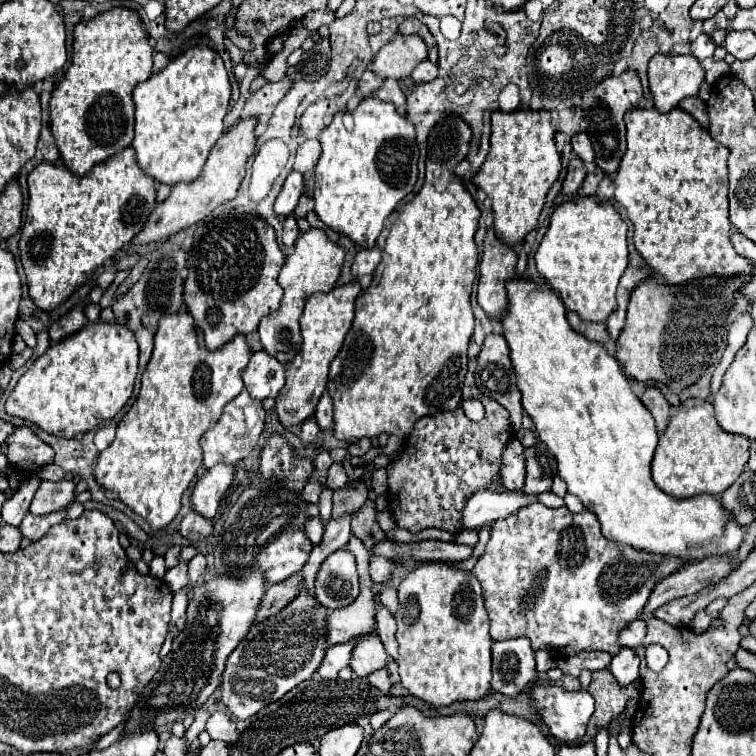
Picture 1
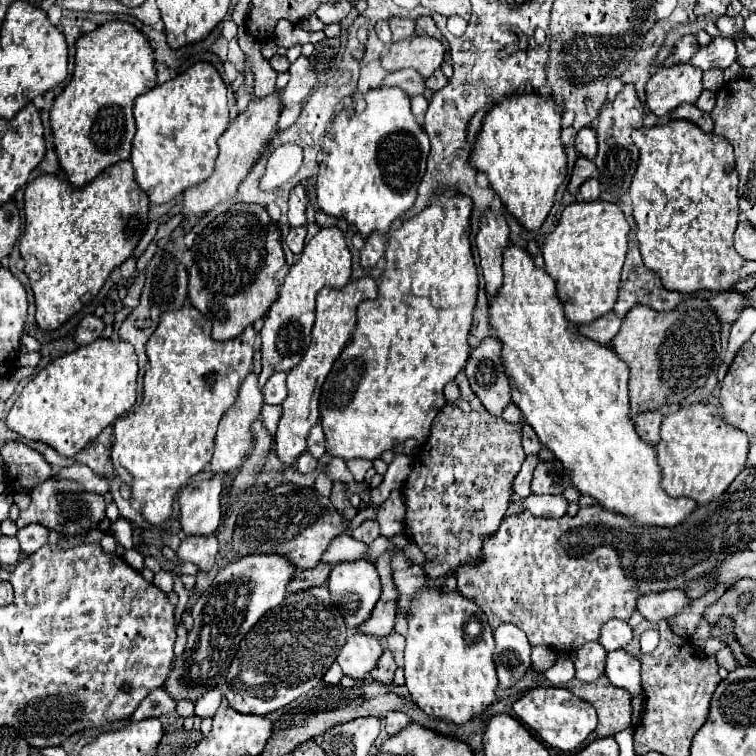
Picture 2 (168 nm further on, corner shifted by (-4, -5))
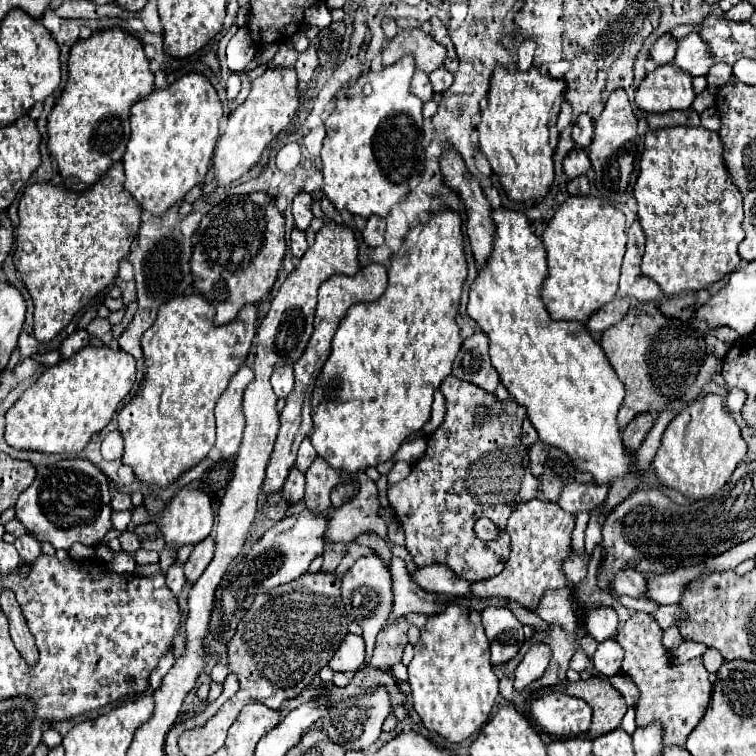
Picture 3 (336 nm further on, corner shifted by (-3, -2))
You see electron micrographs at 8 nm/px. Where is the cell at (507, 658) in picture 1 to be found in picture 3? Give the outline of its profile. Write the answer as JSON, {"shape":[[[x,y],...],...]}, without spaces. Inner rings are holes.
{"shape":[[[485,607],[481,617],[485,635],[491,645],[491,663],[493,665],[507,663],[519,653],[525,641],[523,625],[505,607]]]}

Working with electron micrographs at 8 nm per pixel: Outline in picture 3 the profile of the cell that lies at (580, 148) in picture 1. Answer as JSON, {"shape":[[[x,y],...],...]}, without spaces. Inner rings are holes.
{"shape":[[[583,113],[577,117],[573,125],[573,141],[577,147],[587,149],[591,145],[591,139],[593,139],[593,119],[587,113]]]}

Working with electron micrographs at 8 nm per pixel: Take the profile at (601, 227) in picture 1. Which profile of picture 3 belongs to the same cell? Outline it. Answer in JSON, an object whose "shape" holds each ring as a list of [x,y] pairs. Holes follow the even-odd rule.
{"shape":[[[567,197],[563,205],[557,209],[555,217],[543,231],[543,247],[547,251],[547,267],[549,275],[543,285],[543,303],[549,309],[555,321],[581,321],[587,323],[589,315],[599,311],[605,303],[609,303],[617,295],[621,261],[625,255],[625,215],[609,203],[603,203],[595,197]]]}

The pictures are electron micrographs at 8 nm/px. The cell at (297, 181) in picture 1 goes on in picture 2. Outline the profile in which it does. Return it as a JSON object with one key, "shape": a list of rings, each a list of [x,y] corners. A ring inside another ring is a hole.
{"shape":[[[296,186],[290,192],[290,208],[288,208],[290,226],[306,226],[306,192],[302,186]]]}

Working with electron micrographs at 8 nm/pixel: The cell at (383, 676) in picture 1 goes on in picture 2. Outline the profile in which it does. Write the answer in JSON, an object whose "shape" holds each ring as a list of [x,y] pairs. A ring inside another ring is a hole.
{"shape":[[[384,648],[382,658],[376,662],[374,670],[370,670],[370,676],[372,676],[372,680],[378,680],[378,682],[382,682],[382,684],[392,684],[394,670],[396,670],[396,662],[394,662],[390,650]]]}

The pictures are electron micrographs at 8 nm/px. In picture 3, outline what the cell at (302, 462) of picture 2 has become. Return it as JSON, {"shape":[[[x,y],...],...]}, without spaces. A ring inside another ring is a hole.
{"shape":[[[293,467],[287,481],[285,481],[285,485],[283,485],[285,499],[289,499],[291,505],[299,503],[303,499],[303,489],[305,489],[305,473],[299,471],[297,467]]]}

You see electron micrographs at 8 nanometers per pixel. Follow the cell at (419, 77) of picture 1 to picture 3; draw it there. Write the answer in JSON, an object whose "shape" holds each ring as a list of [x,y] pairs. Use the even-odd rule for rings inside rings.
{"shape":[[[443,67],[435,69],[429,77],[431,77],[431,85],[433,85],[435,93],[443,93],[453,83],[453,75],[447,69],[443,69]]]}

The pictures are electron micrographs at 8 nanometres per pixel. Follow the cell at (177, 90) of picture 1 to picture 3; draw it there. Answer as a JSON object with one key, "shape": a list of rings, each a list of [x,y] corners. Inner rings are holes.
{"shape":[[[187,73],[173,85],[165,89],[155,89],[151,95],[131,107],[131,139],[123,157],[127,177],[125,189],[141,203],[143,209],[151,211],[153,215],[161,215],[171,205],[181,203],[185,193],[205,179],[215,151],[215,143],[219,139],[221,115],[223,107],[219,95],[203,73]]]}

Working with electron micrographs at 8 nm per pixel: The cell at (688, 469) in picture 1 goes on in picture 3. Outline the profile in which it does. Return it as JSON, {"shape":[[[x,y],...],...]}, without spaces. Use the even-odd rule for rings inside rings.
{"shape":[[[705,395],[687,403],[667,425],[663,443],[653,459],[657,477],[687,499],[703,499],[717,493],[747,455],[747,443],[735,419],[725,411],[719,395]]]}

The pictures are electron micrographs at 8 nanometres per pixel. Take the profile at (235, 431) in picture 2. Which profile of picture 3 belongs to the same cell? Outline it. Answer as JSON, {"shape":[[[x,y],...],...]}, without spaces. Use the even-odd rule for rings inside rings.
{"shape":[[[243,365],[229,381],[229,387],[225,389],[225,393],[217,399],[217,407],[215,407],[217,443],[215,443],[215,449],[219,451],[223,461],[235,457],[235,453],[239,449],[243,425],[245,425],[243,391],[251,379],[253,379],[253,369]]]}

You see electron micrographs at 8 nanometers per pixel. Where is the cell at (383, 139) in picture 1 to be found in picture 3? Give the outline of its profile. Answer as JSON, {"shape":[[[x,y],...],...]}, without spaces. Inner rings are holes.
{"shape":[[[403,57],[397,63],[383,67],[381,73],[361,75],[351,87],[347,87],[337,99],[335,111],[327,117],[327,135],[321,149],[323,161],[323,193],[335,205],[337,211],[349,211],[369,219],[371,215],[387,217],[409,191],[413,181],[419,179],[423,169],[423,101],[411,93],[415,63],[411,57]]]}

